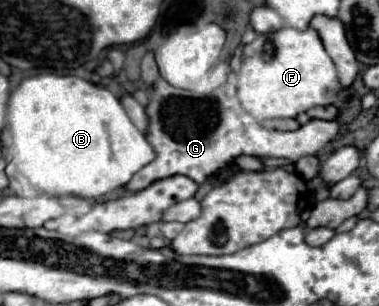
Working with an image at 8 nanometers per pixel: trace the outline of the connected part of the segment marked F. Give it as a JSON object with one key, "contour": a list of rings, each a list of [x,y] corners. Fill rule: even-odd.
{"contour":[[[284,27],[268,37],[258,35],[252,43],[244,45],[242,67],[238,71],[238,99],[252,117],[296,117],[318,105],[336,105],[342,97],[340,93],[336,67],[312,27],[304,33]]]}

